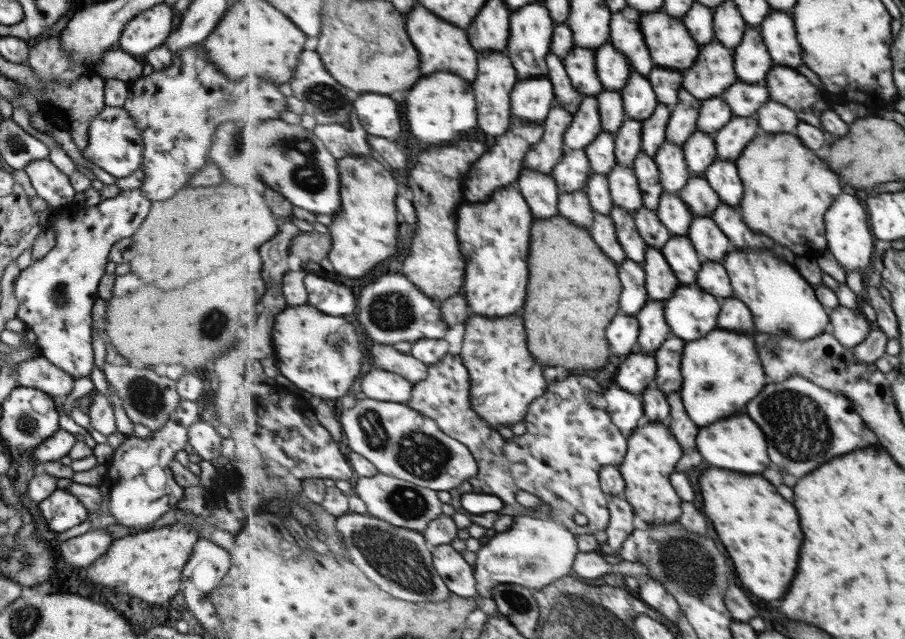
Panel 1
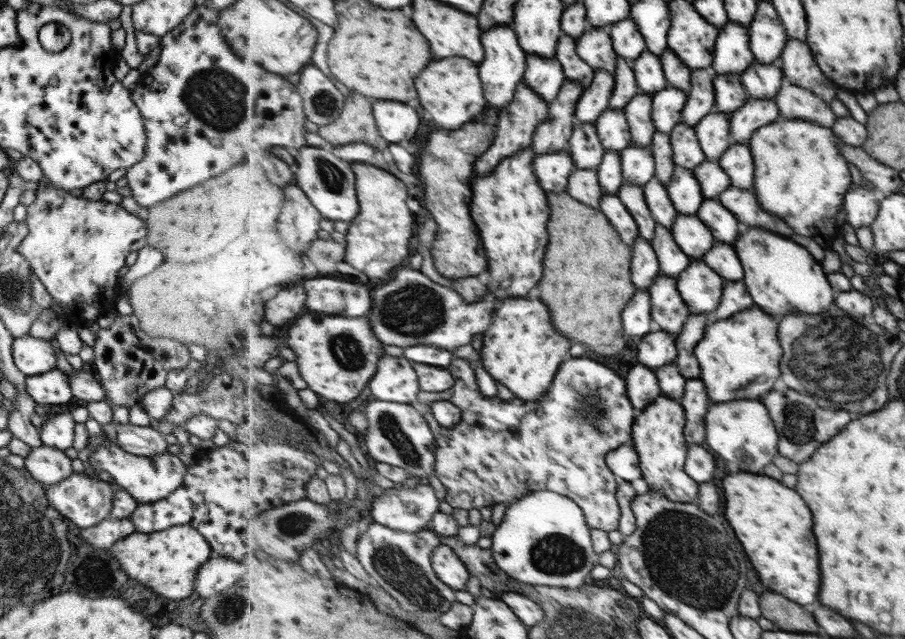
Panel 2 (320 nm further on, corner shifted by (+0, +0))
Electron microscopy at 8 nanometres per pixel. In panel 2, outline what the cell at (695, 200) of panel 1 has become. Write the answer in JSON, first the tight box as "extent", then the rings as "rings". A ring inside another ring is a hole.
{"extent":[694,160,732,199],"rings":[[[706,160],[696,166],[694,172],[706,199],[718,199],[732,186],[730,174],[727,174],[719,161]]]}

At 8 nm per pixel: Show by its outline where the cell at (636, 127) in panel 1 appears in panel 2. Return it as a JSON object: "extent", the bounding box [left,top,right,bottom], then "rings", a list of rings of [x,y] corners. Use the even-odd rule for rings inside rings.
{"extent":[625,92,656,146],"rings":[[[640,92],[634,96],[625,108],[626,117],[633,135],[633,145],[651,146],[656,126],[653,122],[654,95]]]}

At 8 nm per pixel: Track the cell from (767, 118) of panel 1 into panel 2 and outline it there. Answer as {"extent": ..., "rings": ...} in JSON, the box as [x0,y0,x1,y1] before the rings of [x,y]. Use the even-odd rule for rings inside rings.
{"extent":[775,82,838,127],"rings":[[[786,82],[775,100],[785,119],[805,119],[826,127],[833,127],[838,119],[828,102],[801,85]]]}

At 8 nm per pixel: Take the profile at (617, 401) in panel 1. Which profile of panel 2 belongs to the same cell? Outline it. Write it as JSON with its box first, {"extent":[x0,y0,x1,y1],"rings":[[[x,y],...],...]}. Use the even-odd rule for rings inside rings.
{"extent":[626,363,664,411],"rings":[[[638,363],[629,371],[626,381],[628,395],[634,408],[643,411],[664,394],[656,371],[644,364]]]}

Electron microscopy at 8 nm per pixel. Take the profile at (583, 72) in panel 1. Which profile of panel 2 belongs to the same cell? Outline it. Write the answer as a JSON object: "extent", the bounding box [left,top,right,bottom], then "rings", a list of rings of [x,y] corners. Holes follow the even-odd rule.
{"extent":[577,26,620,74],"rings":[[[589,26],[585,34],[578,38],[577,52],[595,70],[603,69],[615,74],[620,56],[608,28]]]}

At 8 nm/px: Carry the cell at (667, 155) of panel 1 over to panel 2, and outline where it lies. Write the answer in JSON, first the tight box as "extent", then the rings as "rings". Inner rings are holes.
{"extent":[670,122,707,169],"rings":[[[681,122],[670,135],[674,146],[674,161],[677,165],[694,169],[707,160],[694,126]]]}

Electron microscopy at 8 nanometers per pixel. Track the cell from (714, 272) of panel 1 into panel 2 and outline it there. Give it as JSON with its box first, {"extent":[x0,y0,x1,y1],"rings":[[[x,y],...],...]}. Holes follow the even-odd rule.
{"extent":[703,242,746,282],"rings":[[[716,242],[714,248],[711,248],[711,251],[705,254],[703,260],[711,268],[721,273],[721,276],[724,276],[725,282],[744,280],[746,272],[734,245]]]}

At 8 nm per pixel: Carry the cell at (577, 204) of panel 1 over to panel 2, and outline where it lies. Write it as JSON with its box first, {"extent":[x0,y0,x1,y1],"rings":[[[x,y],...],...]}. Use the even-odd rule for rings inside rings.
{"extent":[567,169,605,209],"rings":[[[576,169],[569,180],[567,192],[575,200],[598,209],[605,196],[598,169]]]}

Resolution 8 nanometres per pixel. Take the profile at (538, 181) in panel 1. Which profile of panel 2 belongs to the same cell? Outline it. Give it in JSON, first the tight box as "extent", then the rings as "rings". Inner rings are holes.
{"extent":[532,150,577,194],"rings":[[[569,150],[536,155],[532,165],[538,174],[541,188],[555,194],[568,190],[571,175],[577,169]]]}

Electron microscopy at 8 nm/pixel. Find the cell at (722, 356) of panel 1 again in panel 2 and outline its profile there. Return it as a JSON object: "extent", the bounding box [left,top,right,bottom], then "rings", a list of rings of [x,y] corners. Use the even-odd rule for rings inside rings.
{"extent":[695,304,783,404],"rings":[[[755,304],[749,310],[735,313],[731,318],[717,321],[706,329],[705,338],[697,345],[695,352],[702,368],[700,378],[705,381],[713,404],[741,399],[763,400],[759,398],[761,394],[771,392],[773,386],[781,384],[777,378],[781,376],[779,362],[783,358],[783,346],[779,342],[780,319],[777,320]]]}

